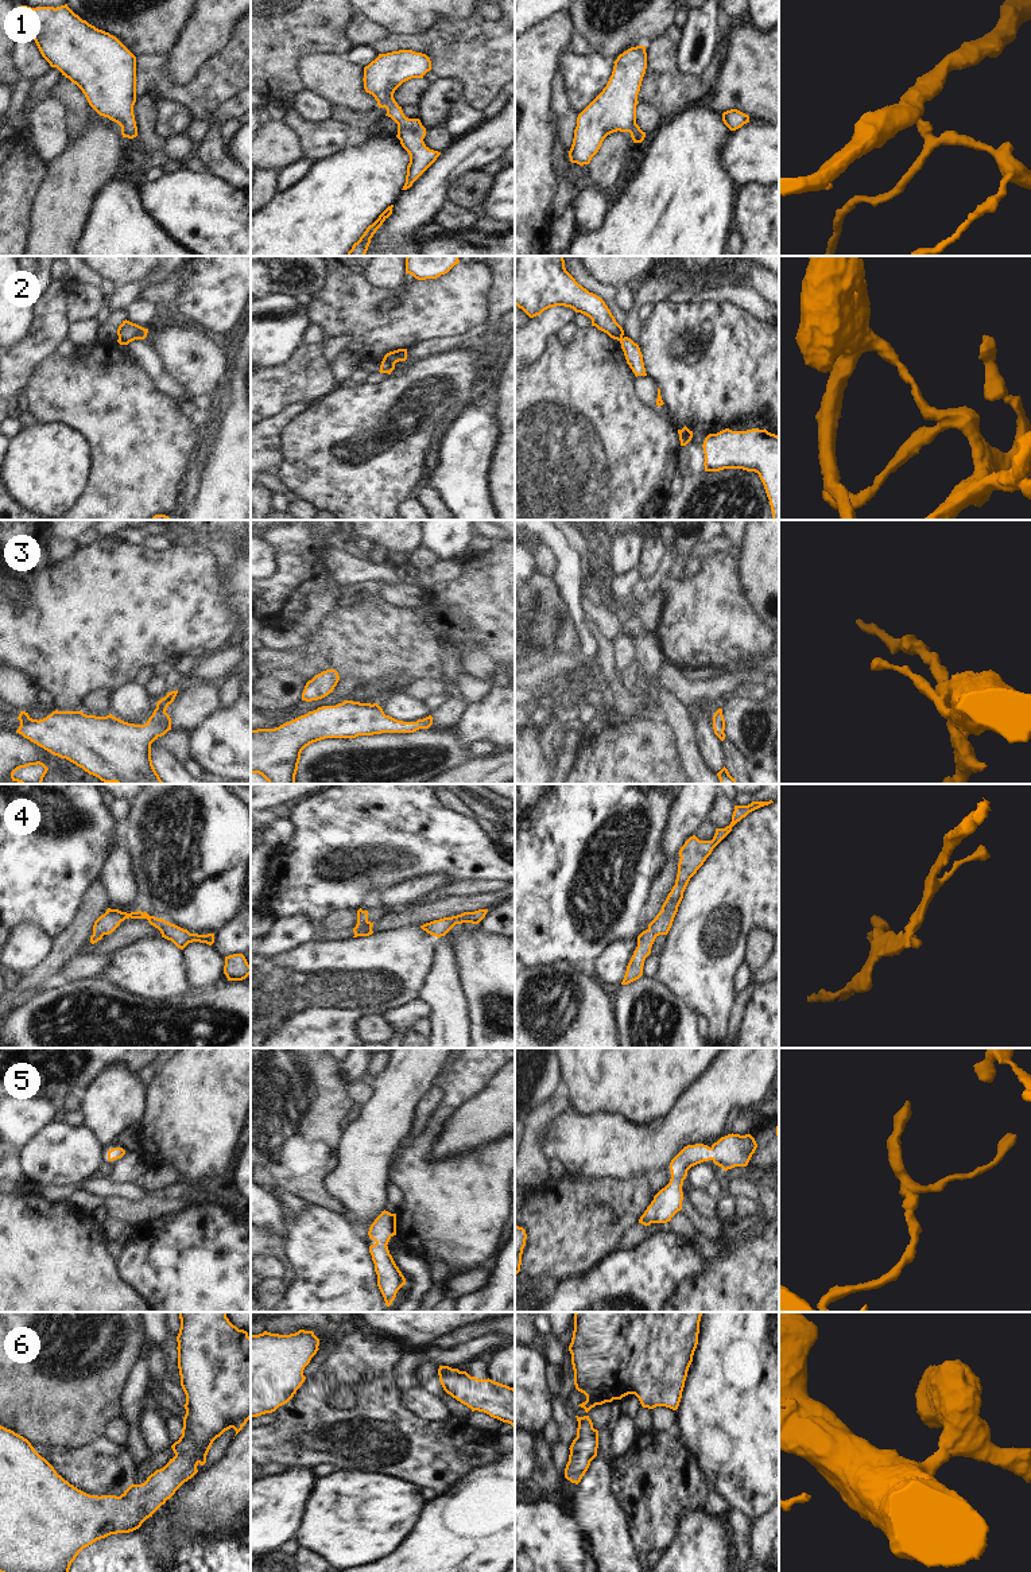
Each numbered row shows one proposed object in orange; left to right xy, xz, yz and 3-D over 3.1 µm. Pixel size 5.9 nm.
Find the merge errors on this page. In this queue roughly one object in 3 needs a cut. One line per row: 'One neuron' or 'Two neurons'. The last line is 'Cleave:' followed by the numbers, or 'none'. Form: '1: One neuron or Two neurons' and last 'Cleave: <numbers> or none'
1: One neuron
2: Two neurons
3: One neuron
4: One neuron
5: One neuron
6: One neuron
Cleave: 2.

